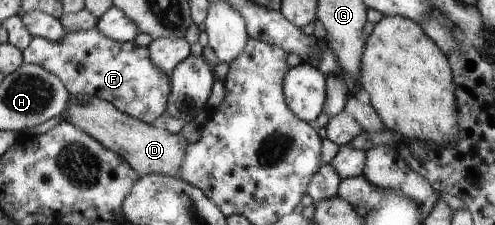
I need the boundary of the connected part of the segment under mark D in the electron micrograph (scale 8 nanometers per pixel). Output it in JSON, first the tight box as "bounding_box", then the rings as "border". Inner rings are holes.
{"bounding_box":[62,96,188,177],"border":[[[72,96],[68,100],[69,107],[62,110],[65,121],[89,133],[94,140],[101,142],[107,149],[117,153],[140,174],[140,176],[158,173],[178,177],[181,164],[185,162],[188,142],[182,132],[171,133],[167,129],[159,129],[146,124],[133,116],[123,113],[110,101],[102,100],[98,96]]]}

